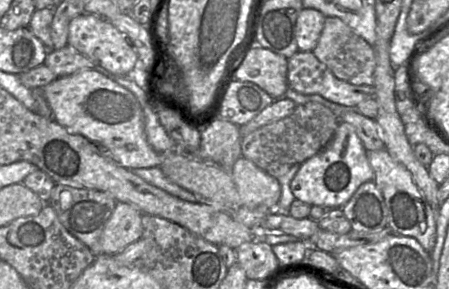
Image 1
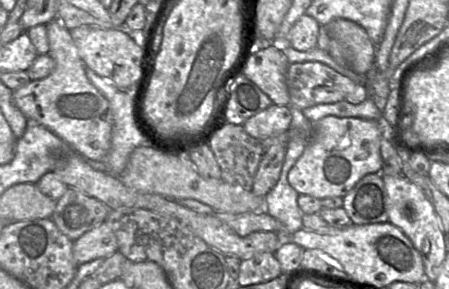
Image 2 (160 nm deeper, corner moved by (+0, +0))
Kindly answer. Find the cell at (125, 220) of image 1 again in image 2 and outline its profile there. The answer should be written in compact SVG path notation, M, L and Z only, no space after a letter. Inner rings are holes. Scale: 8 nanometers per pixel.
M102 222L92 230L73 241L72 253L77 265L97 258L106 258L118 249L116 236L106 222Z

